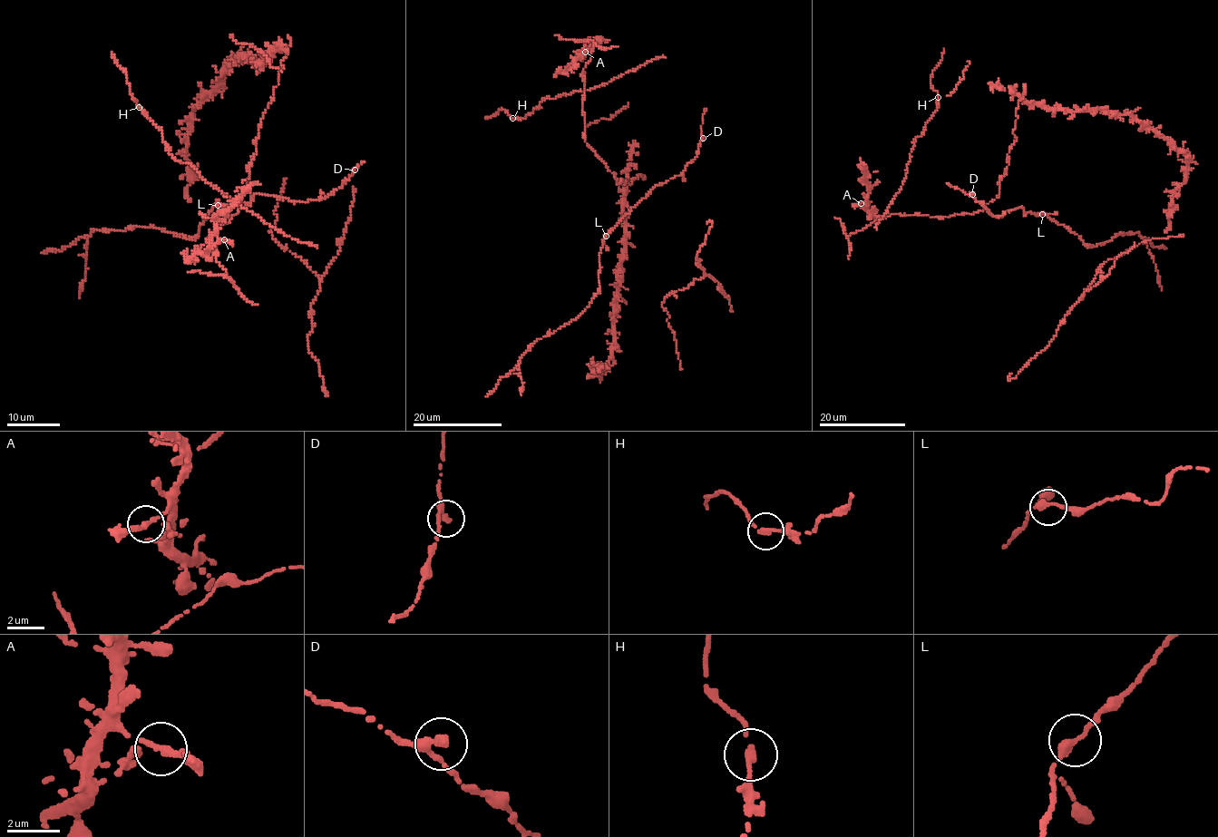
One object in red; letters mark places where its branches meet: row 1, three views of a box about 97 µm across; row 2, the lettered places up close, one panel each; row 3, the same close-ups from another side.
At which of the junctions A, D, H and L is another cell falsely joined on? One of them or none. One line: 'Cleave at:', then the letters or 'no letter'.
Cleave at: no letter

